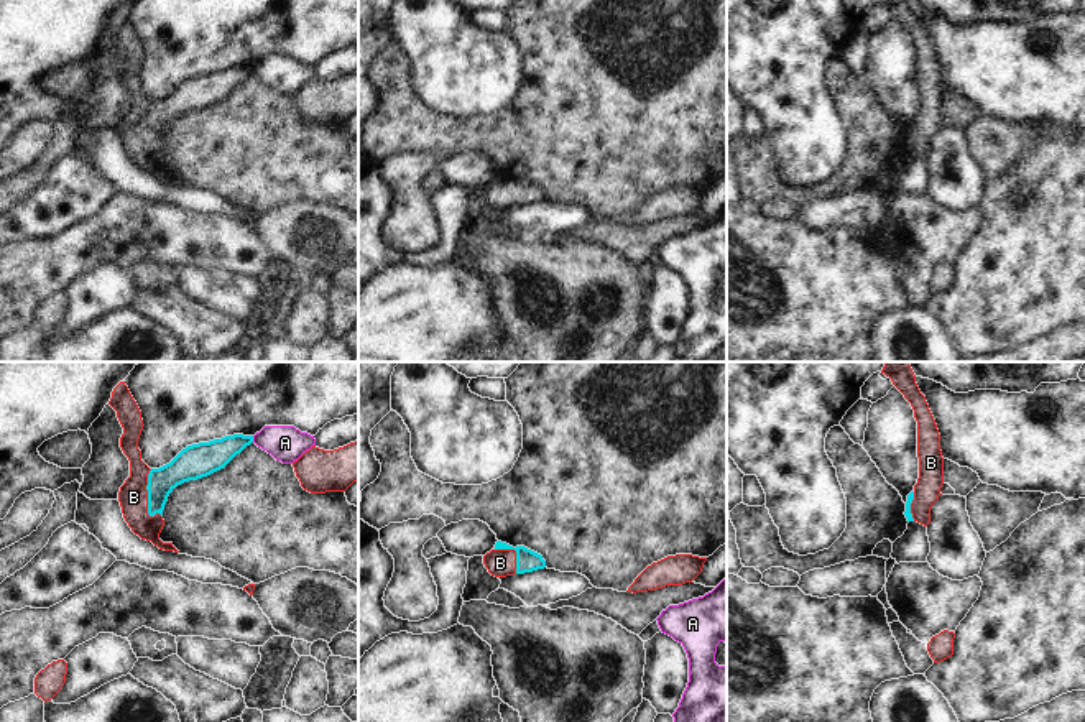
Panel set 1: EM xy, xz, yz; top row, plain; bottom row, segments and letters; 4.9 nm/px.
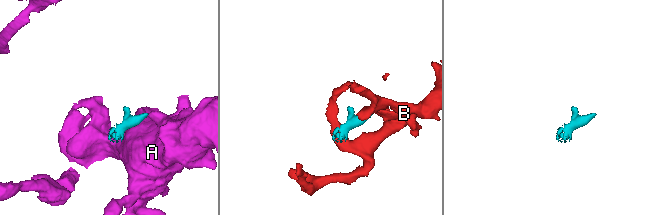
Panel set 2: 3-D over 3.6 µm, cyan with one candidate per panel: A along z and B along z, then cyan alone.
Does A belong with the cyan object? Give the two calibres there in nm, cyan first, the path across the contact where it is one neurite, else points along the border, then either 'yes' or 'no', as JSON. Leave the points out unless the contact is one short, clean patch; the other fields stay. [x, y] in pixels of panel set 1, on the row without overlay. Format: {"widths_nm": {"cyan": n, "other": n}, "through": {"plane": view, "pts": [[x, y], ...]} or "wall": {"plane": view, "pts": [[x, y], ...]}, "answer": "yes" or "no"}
{"widths_nm": {"cyan": 160, "other": 180}, "wall": {"plane": "xy", "pts": [[252, 68], [253, 73]]}, "answer": "no"}

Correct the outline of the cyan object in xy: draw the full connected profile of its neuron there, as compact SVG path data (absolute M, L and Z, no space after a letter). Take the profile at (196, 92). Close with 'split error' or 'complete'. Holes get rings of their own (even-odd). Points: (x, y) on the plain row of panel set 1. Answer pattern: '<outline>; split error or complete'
M120 13L108 36L117 43L123 59L120 79L130 92L130 109L120 118L118 133L128 158L141 171L164 183L179 184L173 174L163 174L163 141L169 125L181 115L207 109L224 100L237 86L253 74L253 67L233 66L182 81L169 95L150 100L141 92L138 71L143 61L141 43L125 13Z; split error

